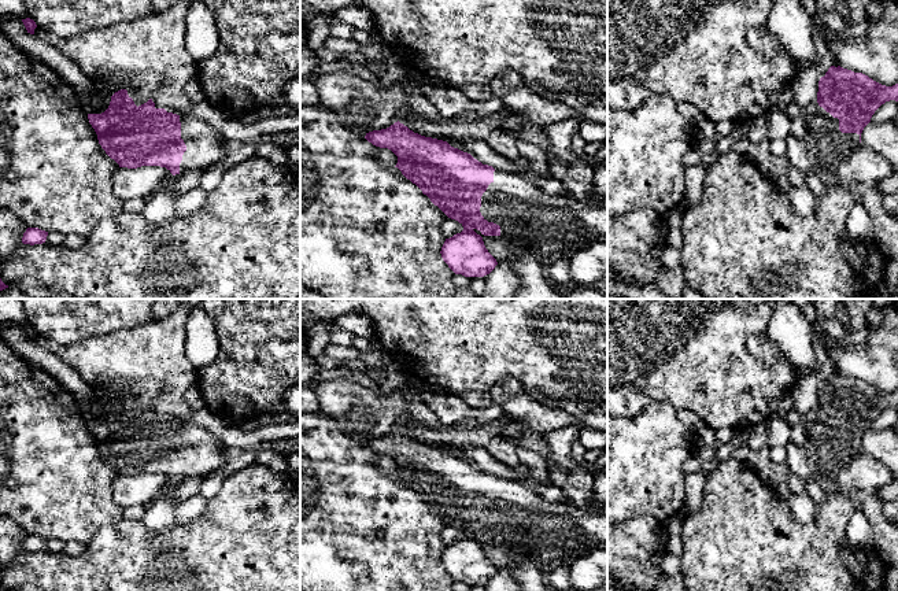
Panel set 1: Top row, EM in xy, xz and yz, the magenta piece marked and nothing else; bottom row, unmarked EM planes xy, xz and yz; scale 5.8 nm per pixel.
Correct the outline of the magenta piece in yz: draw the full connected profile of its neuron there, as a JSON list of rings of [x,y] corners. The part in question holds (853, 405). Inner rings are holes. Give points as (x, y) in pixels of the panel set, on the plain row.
[[[831,373],[818,388],[817,407],[805,413],[799,424],[791,428],[790,440],[784,446],[790,472],[803,480],[814,480],[823,488],[829,487],[832,479],[862,454],[864,435],[875,418],[890,407],[898,409],[898,391],[886,394],[862,380]]]

